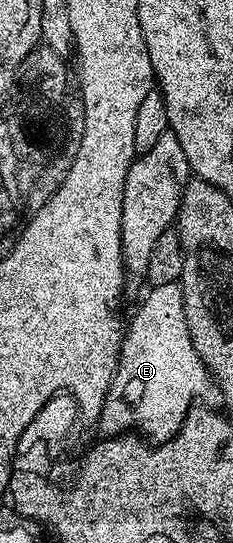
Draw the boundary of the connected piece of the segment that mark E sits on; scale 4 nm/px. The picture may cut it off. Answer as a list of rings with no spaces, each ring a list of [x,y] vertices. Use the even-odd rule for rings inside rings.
[[[156,284],[149,289],[151,292],[142,300],[142,305],[128,320],[128,327],[122,337],[122,353],[118,355],[118,369],[112,378],[112,386],[106,395],[104,410],[100,417],[103,433],[126,434],[135,424],[137,431],[147,441],[163,444],[182,429],[187,414],[195,407],[197,396],[202,396],[212,388],[212,377],[204,366],[200,354],[196,354],[196,346],[192,342],[192,334],[188,330],[188,322],[184,314],[184,298],[182,285]]]

